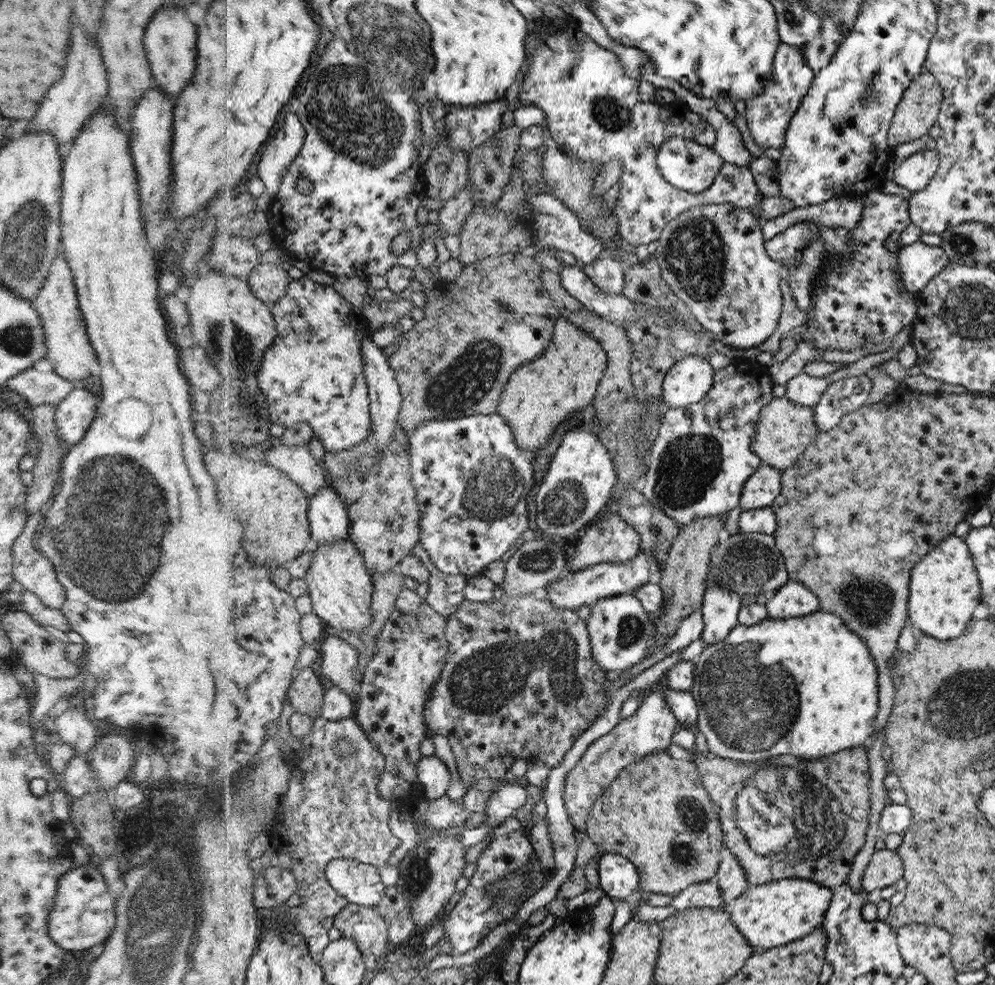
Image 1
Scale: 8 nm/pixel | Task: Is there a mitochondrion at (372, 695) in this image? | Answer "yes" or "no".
no

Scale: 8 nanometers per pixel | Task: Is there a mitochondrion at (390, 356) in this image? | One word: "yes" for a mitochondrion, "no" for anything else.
no

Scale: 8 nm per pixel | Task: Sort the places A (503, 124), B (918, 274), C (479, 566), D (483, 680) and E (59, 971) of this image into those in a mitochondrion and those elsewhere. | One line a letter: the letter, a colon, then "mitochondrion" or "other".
A: other
B: other
C: other
D: mitochondrion
E: other

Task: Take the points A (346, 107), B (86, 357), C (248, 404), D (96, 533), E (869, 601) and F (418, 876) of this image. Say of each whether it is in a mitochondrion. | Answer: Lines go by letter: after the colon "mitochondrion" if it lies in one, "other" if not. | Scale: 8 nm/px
A: mitochondrion
B: other
C: mitochondrion
D: mitochondrion
E: mitochondrion
F: mitochondrion

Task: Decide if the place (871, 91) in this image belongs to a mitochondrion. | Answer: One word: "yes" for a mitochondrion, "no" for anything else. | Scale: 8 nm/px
yes

